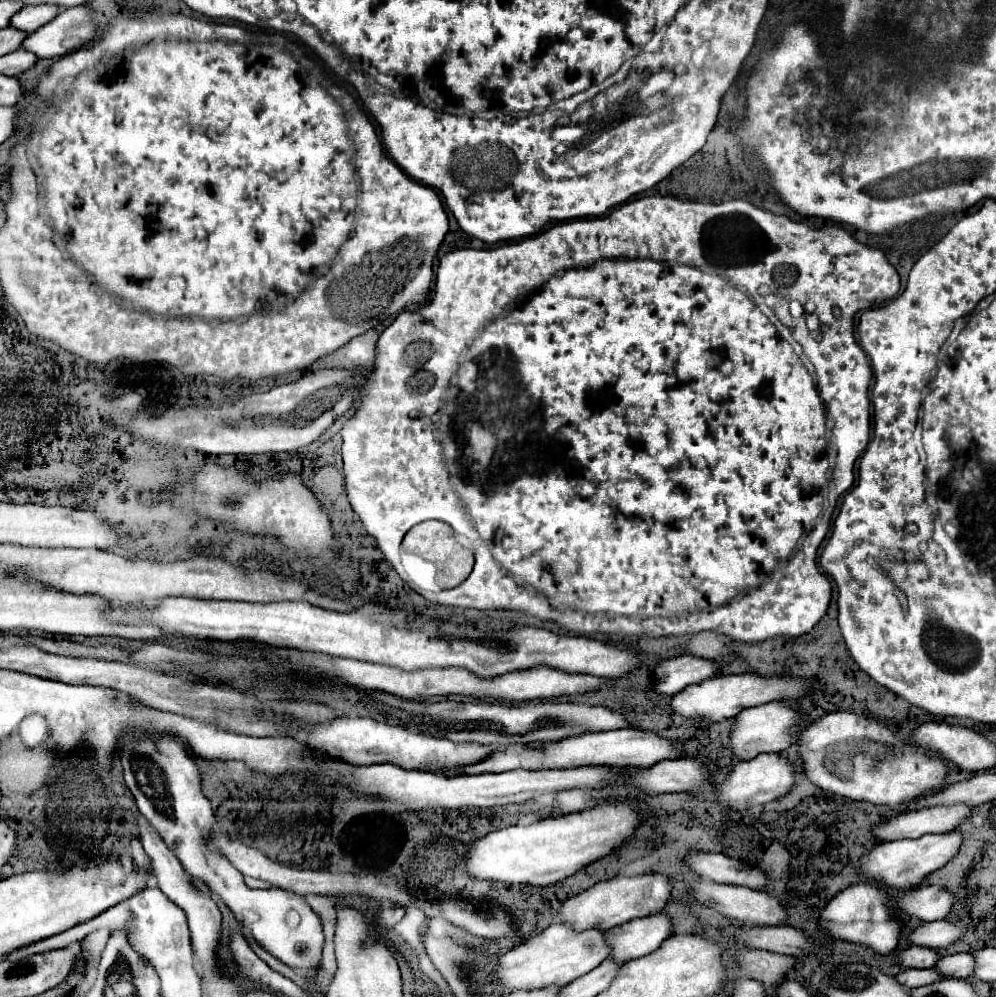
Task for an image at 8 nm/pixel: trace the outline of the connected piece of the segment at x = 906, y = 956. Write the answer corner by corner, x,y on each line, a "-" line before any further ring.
910,946
898,954
900,964
906,968
932,968
940,960
938,950
926,946

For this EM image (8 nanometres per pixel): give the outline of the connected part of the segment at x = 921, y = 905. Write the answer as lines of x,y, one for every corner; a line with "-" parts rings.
922,886
900,898
898,906
908,916
916,916
924,922
944,920
956,902
956,894
942,886

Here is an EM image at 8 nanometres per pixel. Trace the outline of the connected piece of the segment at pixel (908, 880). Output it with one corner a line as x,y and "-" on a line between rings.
952,830
946,834
926,834
922,838
906,838
898,842
880,842
878,846
874,846
870,854
862,858
860,868
868,878
884,886
912,888
918,886
920,880
930,872
946,866
946,862
950,862
958,854
962,842
964,842
964,834
960,830

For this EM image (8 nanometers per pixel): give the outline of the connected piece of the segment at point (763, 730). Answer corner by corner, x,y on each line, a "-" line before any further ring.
780,702
756,706
742,710
736,718
736,724
732,728
732,750
742,758
742,760
752,760
756,754
762,752
782,752
788,746
792,746
798,740
798,720
802,712
790,706
784,706

